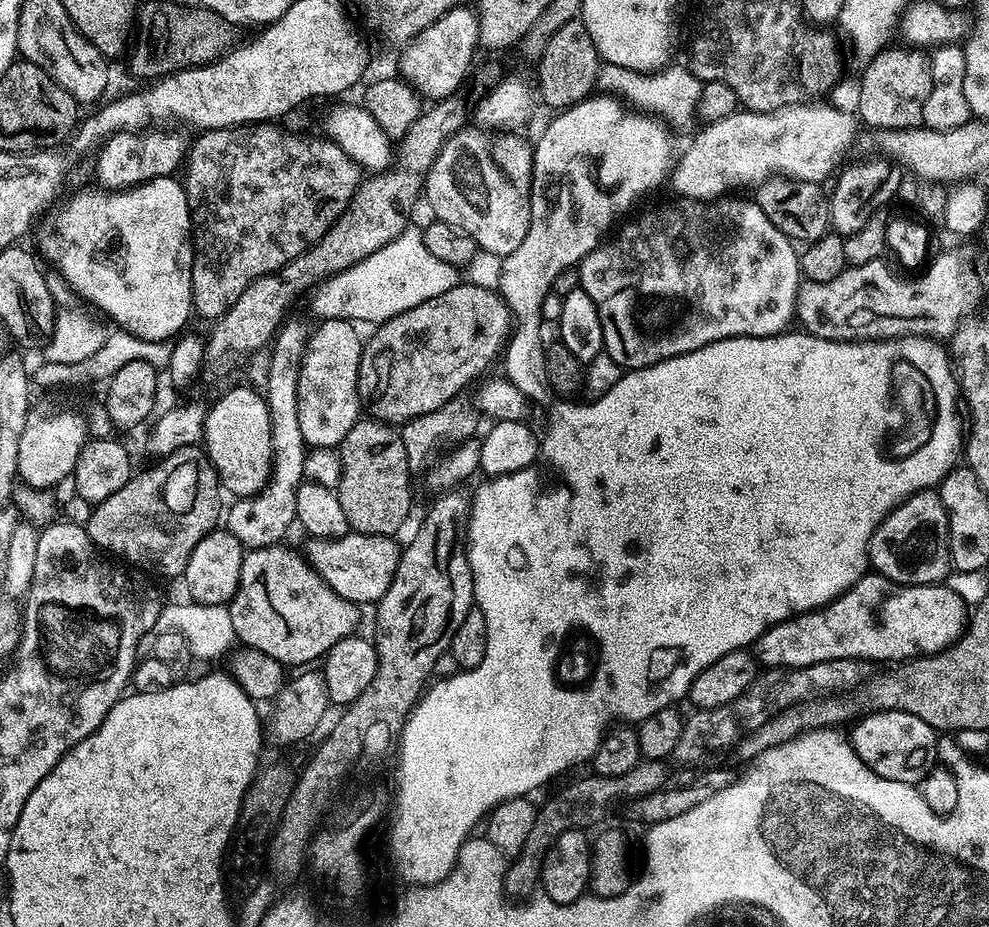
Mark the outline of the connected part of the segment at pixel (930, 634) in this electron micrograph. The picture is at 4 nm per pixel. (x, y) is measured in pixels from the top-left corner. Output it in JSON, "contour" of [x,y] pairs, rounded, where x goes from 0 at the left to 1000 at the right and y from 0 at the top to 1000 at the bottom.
{"contour":[[[876,619],[863,632],[859,632],[839,652],[833,653],[832,656],[825,656],[821,660],[810,660],[803,663],[797,669],[792,669],[789,673],[777,677],[764,690],[762,696],[762,707],[774,722],[779,721],[814,721],[820,716],[827,714],[839,714],[840,712],[869,712],[877,714],[877,712],[902,712],[898,714],[913,714],[915,712],[925,712],[928,708],[940,708],[952,703],[956,699],[962,698],[964,694],[975,683],[977,674],[977,654],[973,649],[973,645],[969,645],[969,641],[965,641],[965,636],[961,636],[953,629],[948,630],[919,630],[911,632],[902,626],[897,626],[889,619]]]}

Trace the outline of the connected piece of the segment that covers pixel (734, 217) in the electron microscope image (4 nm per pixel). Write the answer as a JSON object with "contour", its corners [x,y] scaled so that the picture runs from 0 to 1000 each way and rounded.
{"contour":[[[727,214],[720,216],[680,215],[680,220],[671,220],[668,224],[659,224],[648,231],[644,237],[636,242],[626,243],[627,251],[623,256],[612,258],[604,263],[601,271],[595,273],[584,286],[586,294],[586,310],[601,326],[605,334],[605,343],[609,347],[611,361],[611,380],[631,399],[655,397],[670,388],[689,384],[695,380],[706,378],[723,367],[733,367],[739,362],[787,362],[794,357],[797,348],[802,348],[805,340],[805,314],[809,311],[809,272],[806,264],[797,258],[775,231],[764,221],[763,215],[738,216]]]}

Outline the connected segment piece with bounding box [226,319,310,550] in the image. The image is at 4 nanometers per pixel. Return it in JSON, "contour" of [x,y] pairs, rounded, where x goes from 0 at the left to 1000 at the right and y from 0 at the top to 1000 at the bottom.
{"contour":[[[292,344],[280,357],[277,366],[274,368],[275,375],[275,394],[271,397],[271,423],[269,430],[271,434],[271,446],[273,447],[273,464],[275,465],[275,511],[276,516],[271,519],[271,523],[258,535],[248,535],[246,537],[236,538],[234,542],[235,549],[230,549],[229,561],[231,565],[229,572],[241,580],[241,585],[246,587],[248,592],[272,591],[275,587],[282,587],[288,580],[294,570],[299,565],[299,524],[300,519],[294,518],[291,513],[306,515],[307,511],[307,489],[309,480],[305,472],[305,464],[301,460],[301,438],[299,437],[299,413],[303,402],[303,392],[307,385],[307,372],[310,371],[313,361],[312,355],[307,355],[301,346]]]}

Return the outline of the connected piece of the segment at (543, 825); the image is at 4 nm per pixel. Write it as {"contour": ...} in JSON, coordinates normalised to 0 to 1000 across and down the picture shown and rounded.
{"contour":[[[648,818],[641,826],[641,831],[633,831],[625,839],[613,839],[602,835],[594,835],[587,841],[574,846],[563,859],[558,859],[549,868],[543,871],[540,892],[532,904],[532,913],[528,913],[526,920],[513,933],[510,945],[510,958],[518,969],[534,969],[543,961],[546,951],[546,936],[550,933],[550,923],[576,895],[595,895],[598,889],[603,889],[615,876],[615,871],[622,863],[630,859],[646,861],[653,857],[661,857],[666,850],[676,845],[675,828],[670,819]]]}

